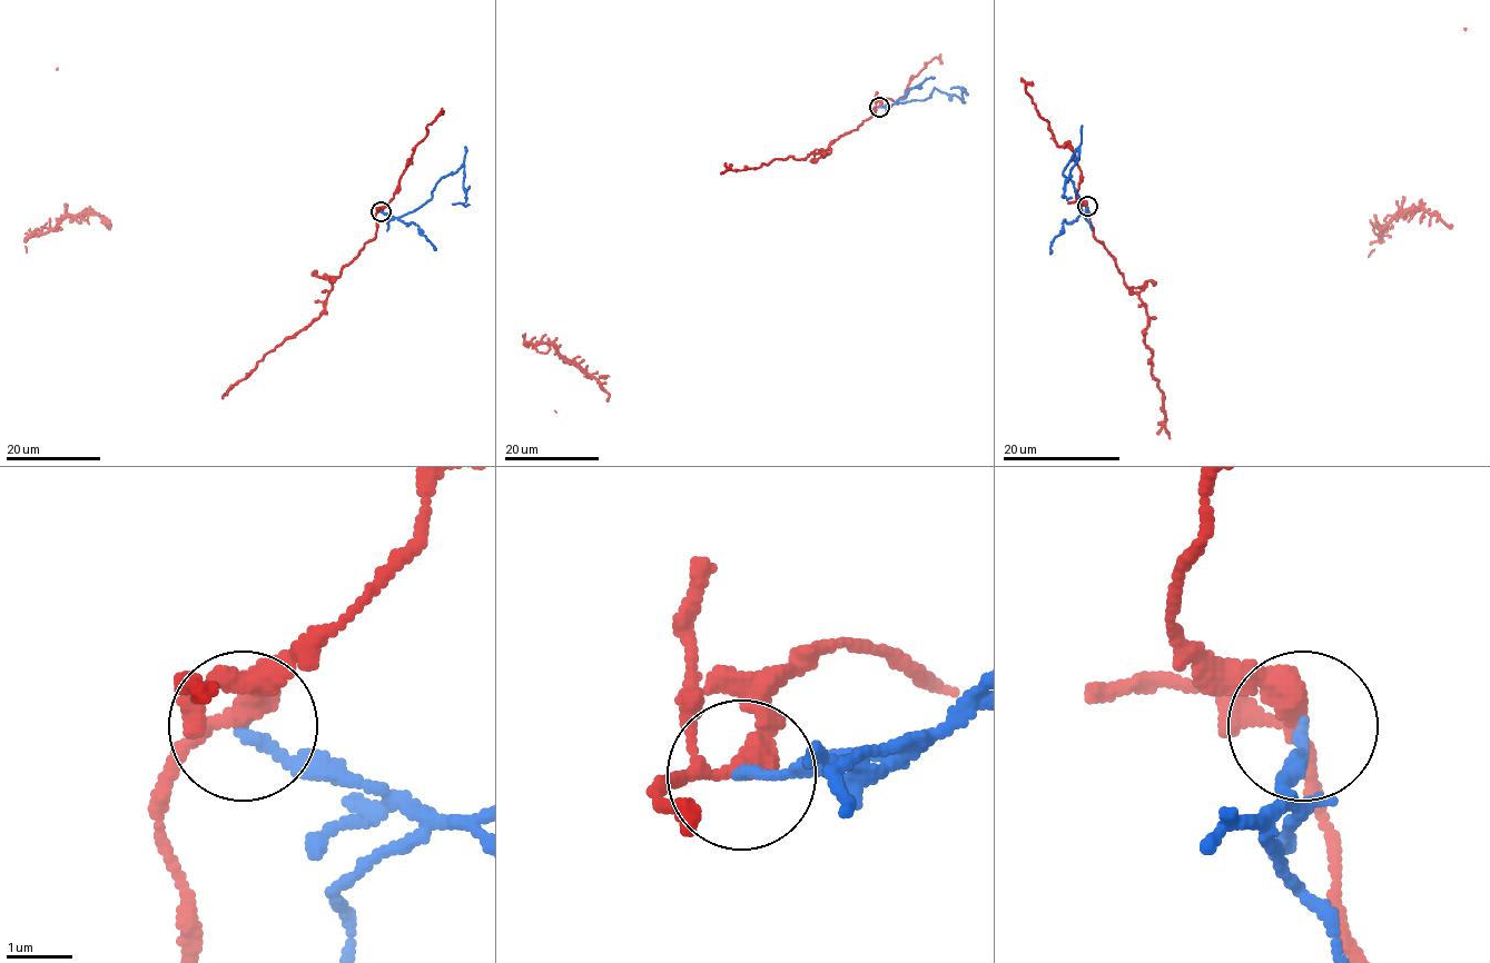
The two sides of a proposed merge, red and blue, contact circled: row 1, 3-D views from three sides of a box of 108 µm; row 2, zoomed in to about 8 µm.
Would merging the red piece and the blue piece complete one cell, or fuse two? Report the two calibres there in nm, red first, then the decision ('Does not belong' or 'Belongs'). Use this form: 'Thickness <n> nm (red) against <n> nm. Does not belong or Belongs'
Thickness 280 nm (red) against 160 nm. Does not belong

